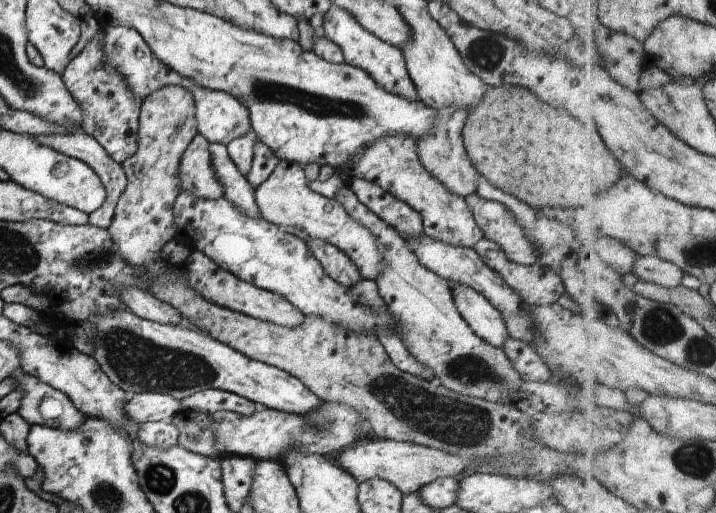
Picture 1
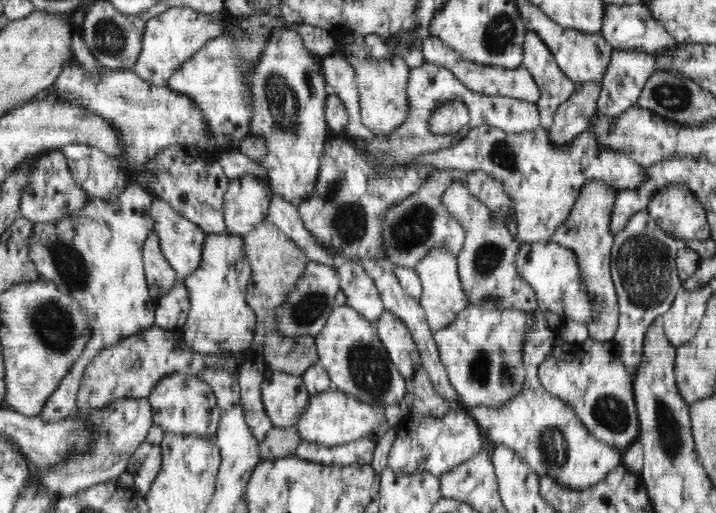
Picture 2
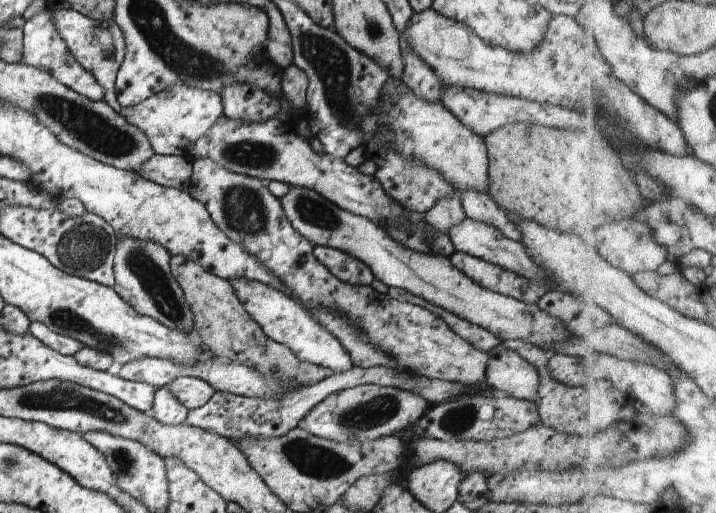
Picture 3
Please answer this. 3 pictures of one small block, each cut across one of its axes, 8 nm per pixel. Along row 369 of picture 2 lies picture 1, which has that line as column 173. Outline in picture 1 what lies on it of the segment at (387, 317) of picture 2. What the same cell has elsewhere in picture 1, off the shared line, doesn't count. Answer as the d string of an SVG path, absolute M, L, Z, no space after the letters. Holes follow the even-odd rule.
M135 393L124 406L124 414L137 427L148 421L172 423L174 415L181 412L180 402L168 394Z

